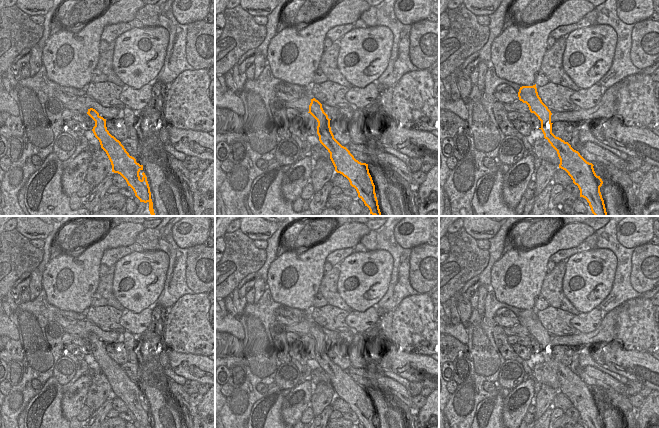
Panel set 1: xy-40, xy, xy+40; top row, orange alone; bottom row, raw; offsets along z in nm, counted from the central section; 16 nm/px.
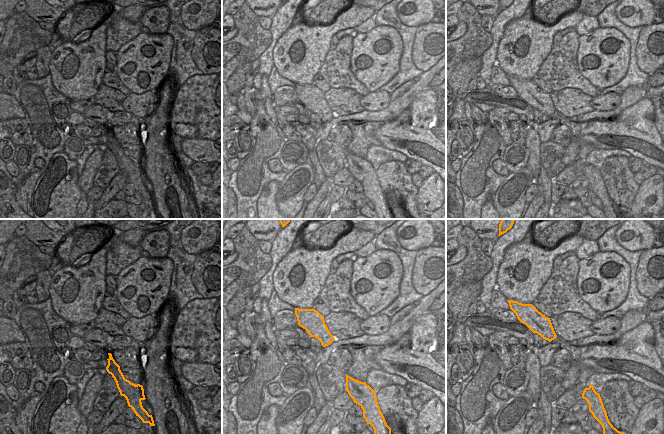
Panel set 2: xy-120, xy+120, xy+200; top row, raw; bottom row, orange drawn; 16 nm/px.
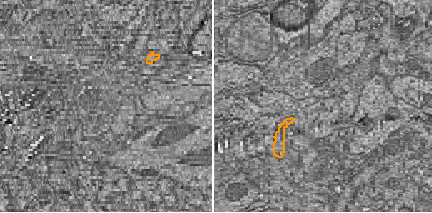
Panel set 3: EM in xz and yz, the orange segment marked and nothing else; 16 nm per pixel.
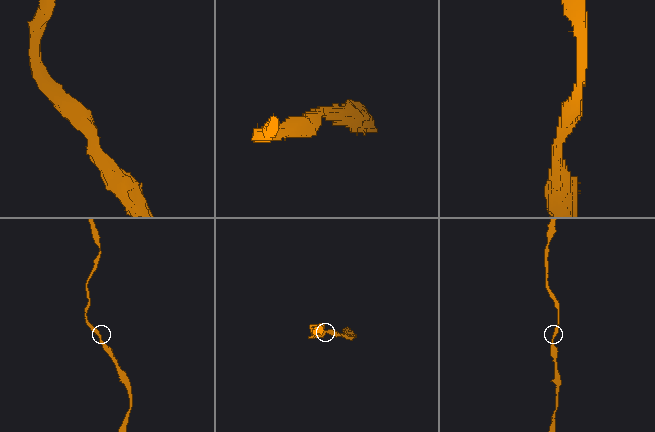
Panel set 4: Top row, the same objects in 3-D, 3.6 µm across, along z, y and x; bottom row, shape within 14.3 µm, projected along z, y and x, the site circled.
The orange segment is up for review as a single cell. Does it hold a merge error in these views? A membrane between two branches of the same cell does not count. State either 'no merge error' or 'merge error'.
no merge error

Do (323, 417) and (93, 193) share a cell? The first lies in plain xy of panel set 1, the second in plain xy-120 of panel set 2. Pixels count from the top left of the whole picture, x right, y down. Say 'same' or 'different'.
different

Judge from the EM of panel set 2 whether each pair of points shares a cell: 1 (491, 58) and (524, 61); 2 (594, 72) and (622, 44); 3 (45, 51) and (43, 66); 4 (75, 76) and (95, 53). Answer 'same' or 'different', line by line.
1: different
2: same
3: same
4: same

